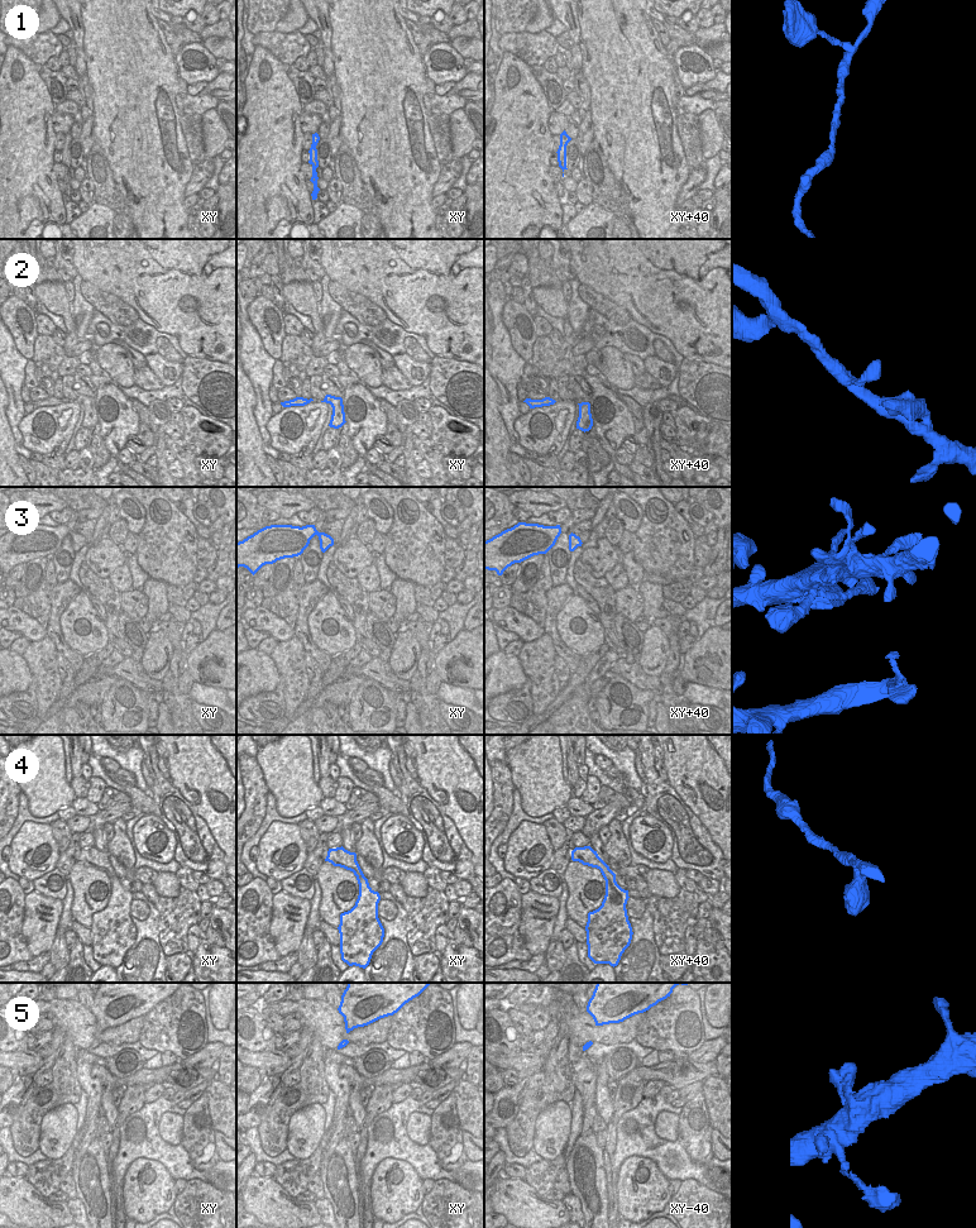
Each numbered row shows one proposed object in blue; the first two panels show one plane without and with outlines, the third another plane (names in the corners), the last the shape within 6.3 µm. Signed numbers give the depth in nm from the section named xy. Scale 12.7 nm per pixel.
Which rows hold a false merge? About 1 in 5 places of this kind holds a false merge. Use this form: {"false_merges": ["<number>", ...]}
{"false_merges": []}

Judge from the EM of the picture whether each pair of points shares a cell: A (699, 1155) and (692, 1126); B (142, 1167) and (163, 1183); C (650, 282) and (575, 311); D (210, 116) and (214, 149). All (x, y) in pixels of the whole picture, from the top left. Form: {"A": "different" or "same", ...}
{"A": "same", "B": "same", "C": "different", "D": "same"}

